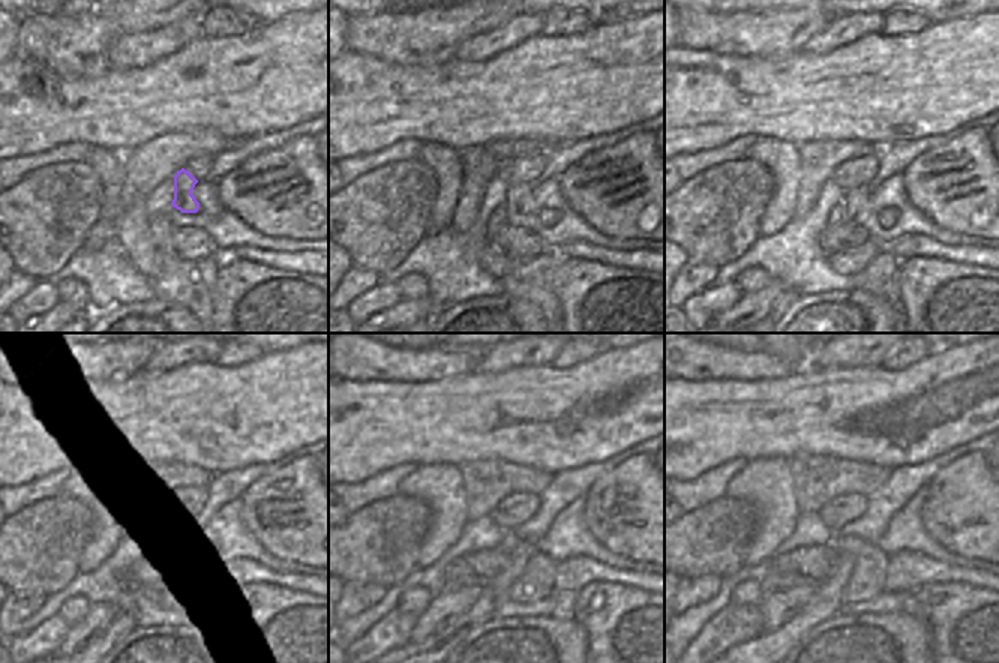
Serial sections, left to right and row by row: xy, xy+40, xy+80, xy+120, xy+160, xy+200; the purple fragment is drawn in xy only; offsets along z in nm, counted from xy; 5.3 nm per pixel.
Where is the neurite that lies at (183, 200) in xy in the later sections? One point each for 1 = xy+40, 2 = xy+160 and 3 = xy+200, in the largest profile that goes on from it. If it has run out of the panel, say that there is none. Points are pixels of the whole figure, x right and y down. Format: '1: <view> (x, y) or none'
1: xy+40 (519, 200)
2: xy+160 (483, 609)
3: xy+200 (825, 605)

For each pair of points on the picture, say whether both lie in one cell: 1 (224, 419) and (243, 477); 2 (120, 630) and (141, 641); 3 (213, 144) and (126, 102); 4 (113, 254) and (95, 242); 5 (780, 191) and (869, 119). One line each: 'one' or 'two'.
1: two
2: two
3: two
4: two
5: two

